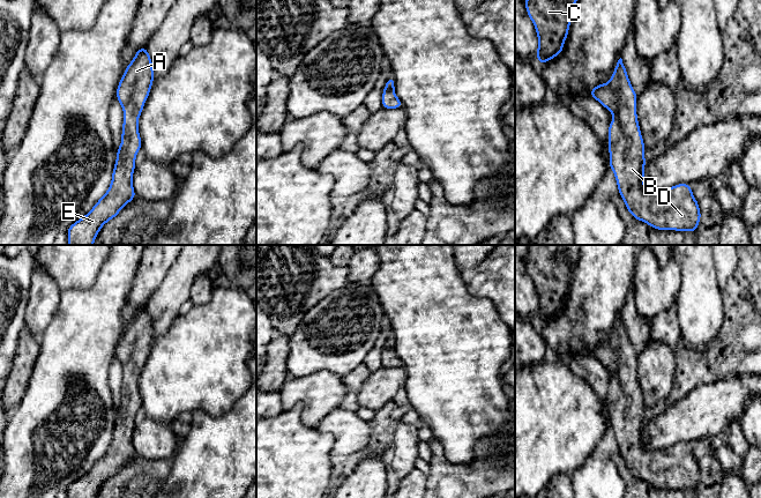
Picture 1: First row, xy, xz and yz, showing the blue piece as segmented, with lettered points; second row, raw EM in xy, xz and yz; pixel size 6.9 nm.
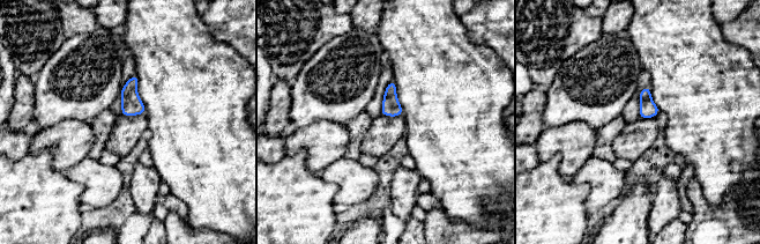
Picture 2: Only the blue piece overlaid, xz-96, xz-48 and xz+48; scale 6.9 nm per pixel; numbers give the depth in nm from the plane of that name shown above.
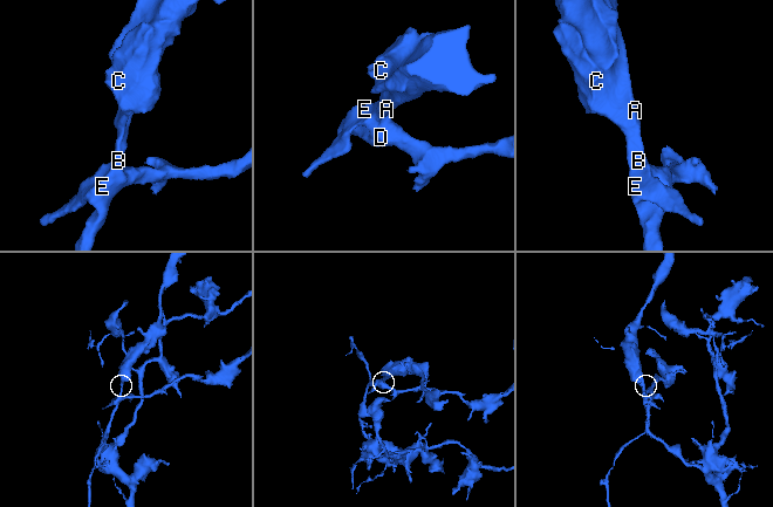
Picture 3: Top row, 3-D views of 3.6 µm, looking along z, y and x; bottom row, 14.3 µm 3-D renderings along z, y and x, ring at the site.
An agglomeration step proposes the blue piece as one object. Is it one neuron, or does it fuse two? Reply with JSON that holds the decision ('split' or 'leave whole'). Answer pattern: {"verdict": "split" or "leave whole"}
{"verdict": "leave whole"}

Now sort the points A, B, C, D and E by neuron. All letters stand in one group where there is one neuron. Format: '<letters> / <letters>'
A B C D E

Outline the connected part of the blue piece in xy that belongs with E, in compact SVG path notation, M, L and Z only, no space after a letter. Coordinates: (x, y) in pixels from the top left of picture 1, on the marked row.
M147 46L140 47L126 67L117 88L117 101L124 110L124 124L112 181L107 192L92 209L68 228L67 245L92 245L102 226L136 198L133 188L133 172L136 154L142 148L137 119L150 94L152 82L152 61Z

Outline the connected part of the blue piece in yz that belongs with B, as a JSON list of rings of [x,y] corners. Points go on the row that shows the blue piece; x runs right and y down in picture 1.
[[[621,58],[618,60],[610,81],[605,84],[596,86],[589,92],[592,98],[614,116],[614,119],[609,125],[609,165],[614,172],[618,191],[631,215],[656,230],[695,232],[700,223],[701,211],[689,184],[678,184],[661,191],[649,191],[644,186],[646,147],[637,122],[637,96],[631,84]]]

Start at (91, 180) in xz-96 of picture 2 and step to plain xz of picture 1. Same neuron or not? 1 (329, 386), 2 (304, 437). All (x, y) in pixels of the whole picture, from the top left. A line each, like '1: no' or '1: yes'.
1: yes
2: no

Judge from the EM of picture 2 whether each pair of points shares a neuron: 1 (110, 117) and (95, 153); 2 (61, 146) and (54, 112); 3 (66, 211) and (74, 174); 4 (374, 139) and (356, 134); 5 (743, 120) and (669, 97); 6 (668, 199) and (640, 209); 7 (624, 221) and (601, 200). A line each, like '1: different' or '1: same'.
1: same
2: different
3: different
4: different
5: same
6: different
7: different

